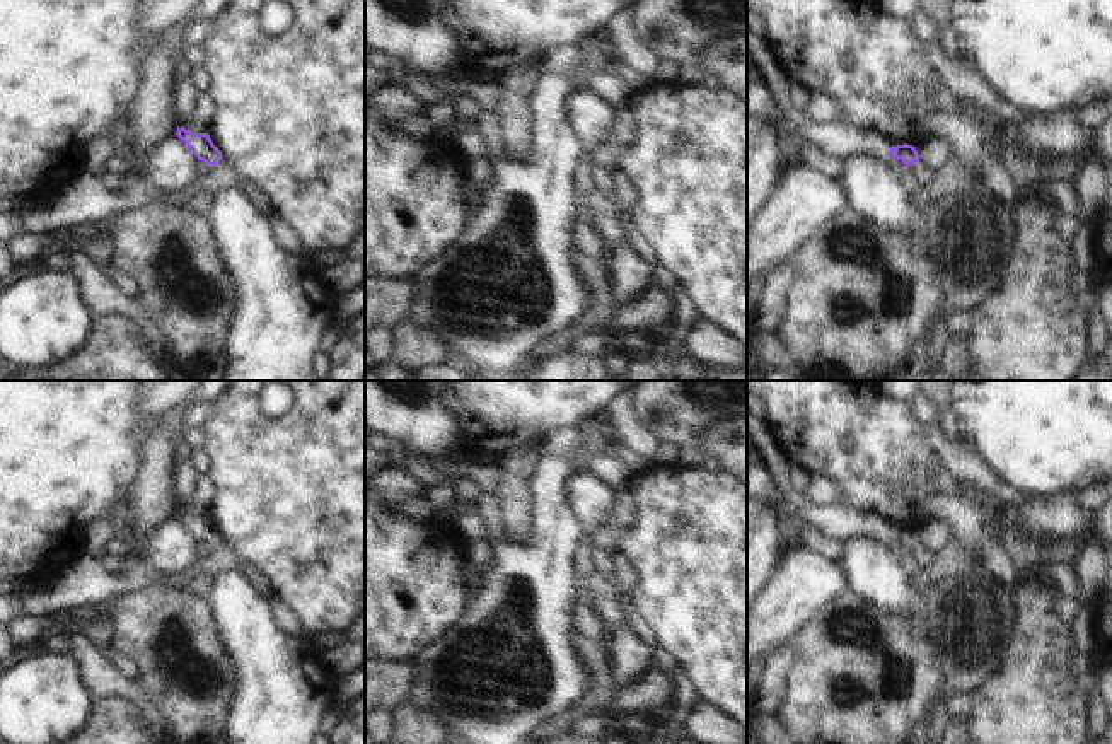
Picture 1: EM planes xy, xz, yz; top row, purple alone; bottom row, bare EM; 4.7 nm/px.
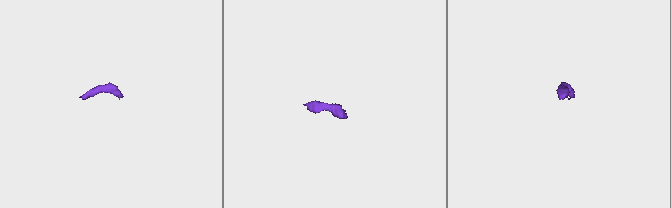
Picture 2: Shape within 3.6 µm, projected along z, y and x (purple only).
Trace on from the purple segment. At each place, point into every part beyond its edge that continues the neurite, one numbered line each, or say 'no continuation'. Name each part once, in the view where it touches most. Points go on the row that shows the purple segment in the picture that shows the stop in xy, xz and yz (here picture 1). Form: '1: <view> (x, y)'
1: yz (926, 176)

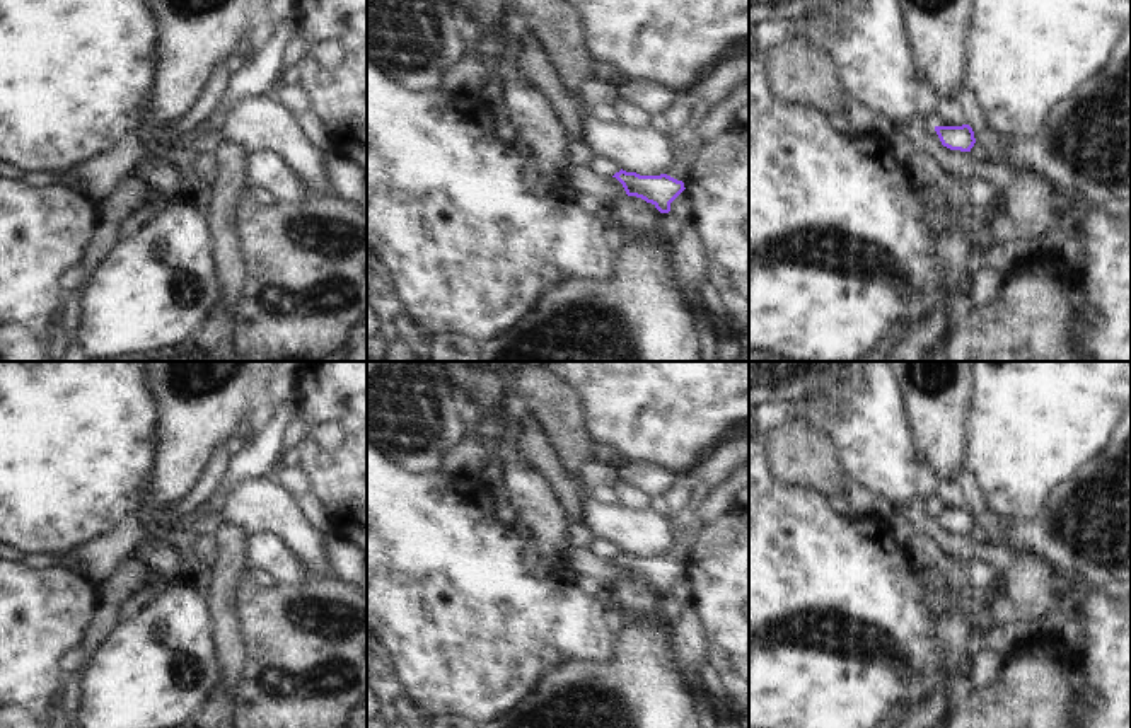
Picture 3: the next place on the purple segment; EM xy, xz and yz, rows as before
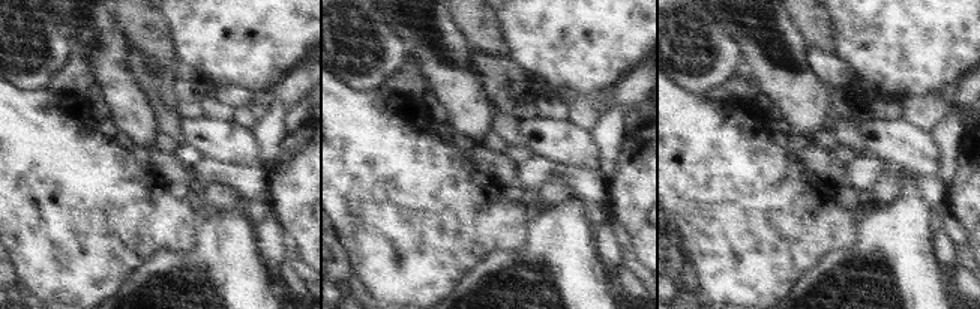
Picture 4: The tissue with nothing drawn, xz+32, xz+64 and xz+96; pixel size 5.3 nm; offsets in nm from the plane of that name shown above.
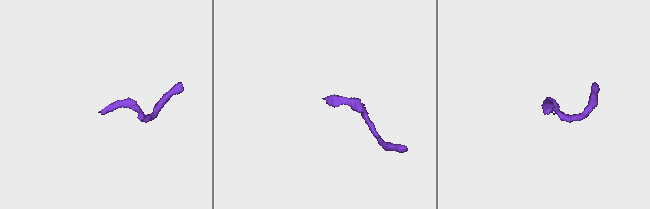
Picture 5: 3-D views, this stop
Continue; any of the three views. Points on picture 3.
no continuation

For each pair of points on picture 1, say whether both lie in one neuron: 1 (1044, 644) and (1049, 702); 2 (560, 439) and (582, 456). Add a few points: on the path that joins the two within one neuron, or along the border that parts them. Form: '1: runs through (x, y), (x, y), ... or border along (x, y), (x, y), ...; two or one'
1: runs through (1044, 657), (1044, 688); one
2: runs through (565, 441), (577, 451); one

